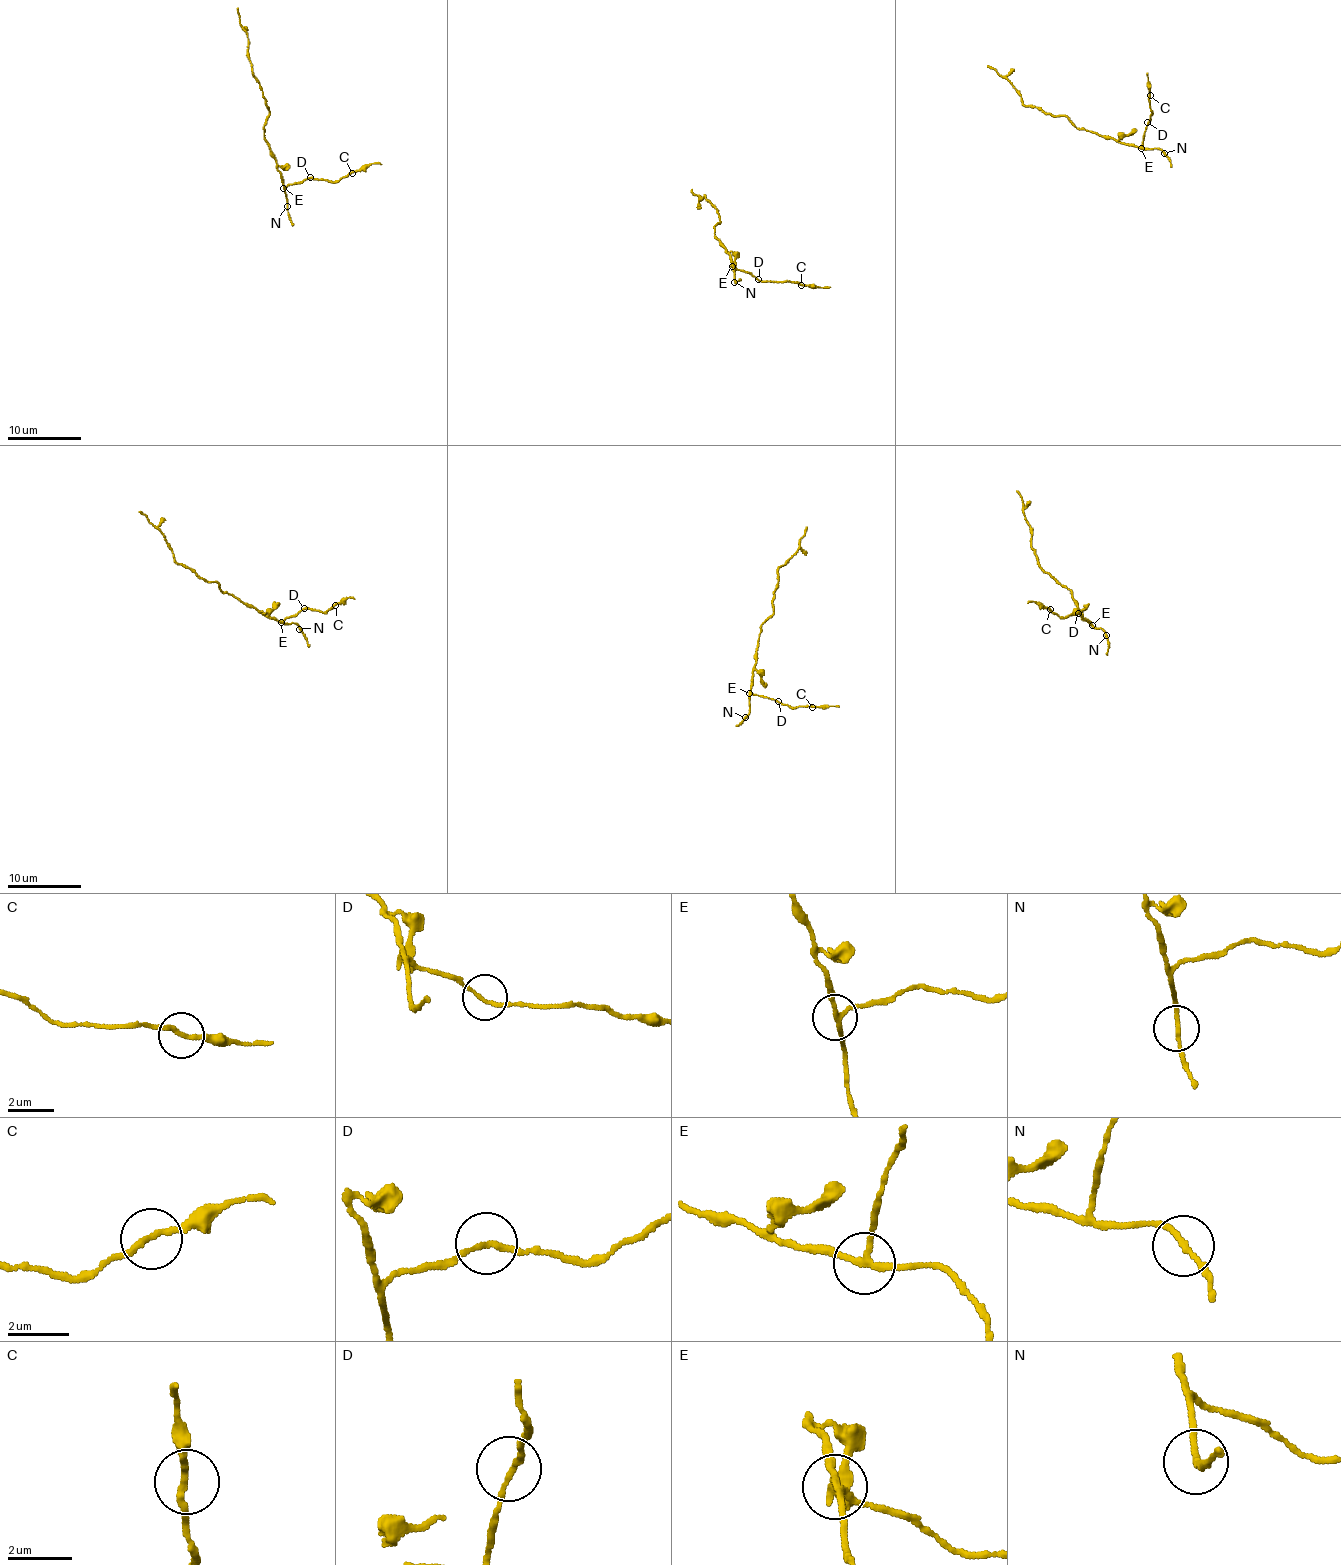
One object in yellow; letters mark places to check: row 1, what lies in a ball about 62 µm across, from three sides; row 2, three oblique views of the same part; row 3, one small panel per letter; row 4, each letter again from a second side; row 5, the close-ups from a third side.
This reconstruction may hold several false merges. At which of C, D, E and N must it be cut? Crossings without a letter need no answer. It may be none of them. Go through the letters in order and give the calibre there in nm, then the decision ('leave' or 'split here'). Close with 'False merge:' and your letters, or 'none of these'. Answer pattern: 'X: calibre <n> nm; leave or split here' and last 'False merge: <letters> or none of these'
C: calibre 180 nm; leave
D: calibre 150 nm; leave
E: calibre 180 nm; split here
N: calibre 170 nm; leave
False merge: E

